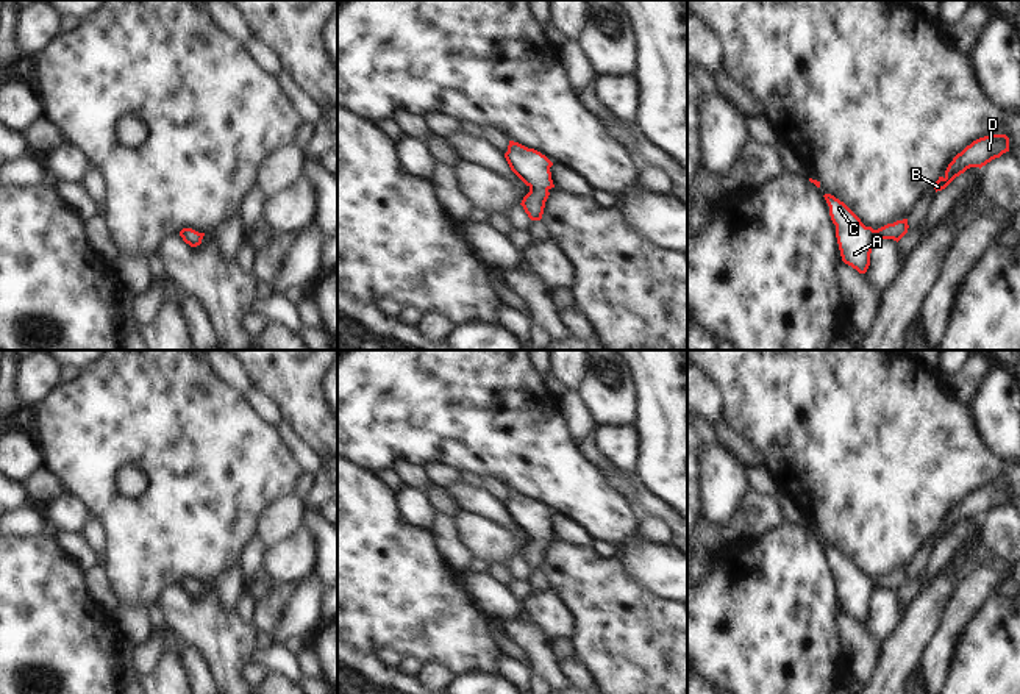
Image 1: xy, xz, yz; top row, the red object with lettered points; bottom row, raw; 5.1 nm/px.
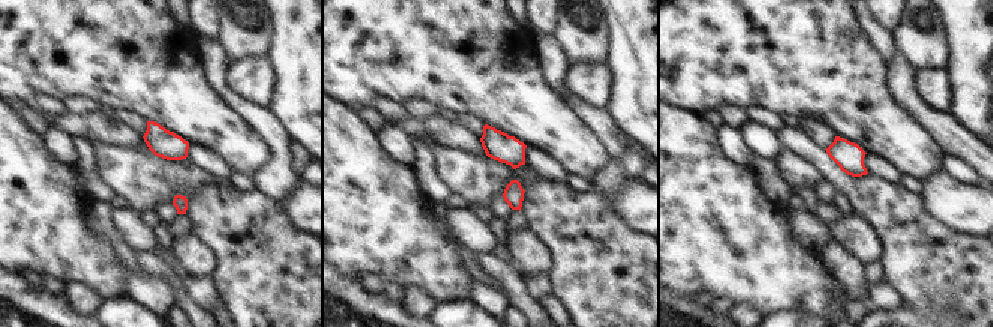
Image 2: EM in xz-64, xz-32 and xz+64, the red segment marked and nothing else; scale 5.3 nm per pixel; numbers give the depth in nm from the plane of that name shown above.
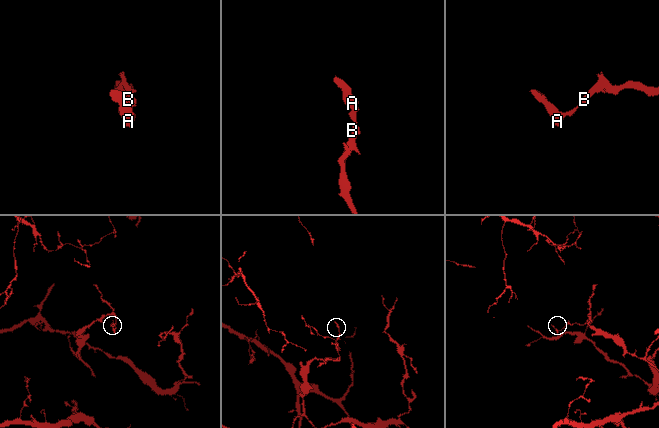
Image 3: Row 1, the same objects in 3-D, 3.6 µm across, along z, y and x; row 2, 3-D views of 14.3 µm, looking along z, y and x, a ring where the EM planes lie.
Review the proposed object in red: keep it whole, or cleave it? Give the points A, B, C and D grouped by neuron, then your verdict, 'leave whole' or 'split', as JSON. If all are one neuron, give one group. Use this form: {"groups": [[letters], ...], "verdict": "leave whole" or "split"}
{"groups": [["A", "B", "C", "D"]], "verdict": "leave whole"}

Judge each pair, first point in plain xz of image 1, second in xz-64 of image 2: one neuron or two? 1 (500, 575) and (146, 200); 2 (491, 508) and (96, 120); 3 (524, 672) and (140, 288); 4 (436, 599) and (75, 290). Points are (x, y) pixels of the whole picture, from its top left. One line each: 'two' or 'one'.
1: two
2: one
3: one
4: two

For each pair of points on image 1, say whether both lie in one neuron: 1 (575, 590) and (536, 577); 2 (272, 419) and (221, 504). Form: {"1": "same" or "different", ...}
{"1": "different", "2": "different"}

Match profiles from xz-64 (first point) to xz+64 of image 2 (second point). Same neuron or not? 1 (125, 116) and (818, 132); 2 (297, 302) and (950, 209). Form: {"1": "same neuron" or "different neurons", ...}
{"1": "same neuron", "2": "different neurons"}

